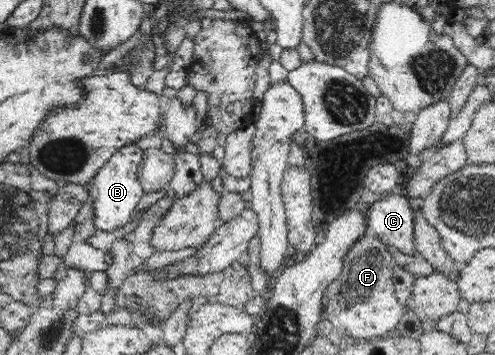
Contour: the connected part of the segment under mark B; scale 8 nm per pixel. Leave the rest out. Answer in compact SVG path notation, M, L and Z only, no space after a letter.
M129 144L112 155L96 174L91 187L96 191L92 202L91 219L101 232L115 232L131 221L135 208L146 195L139 183L138 172L142 163L144 144Z

